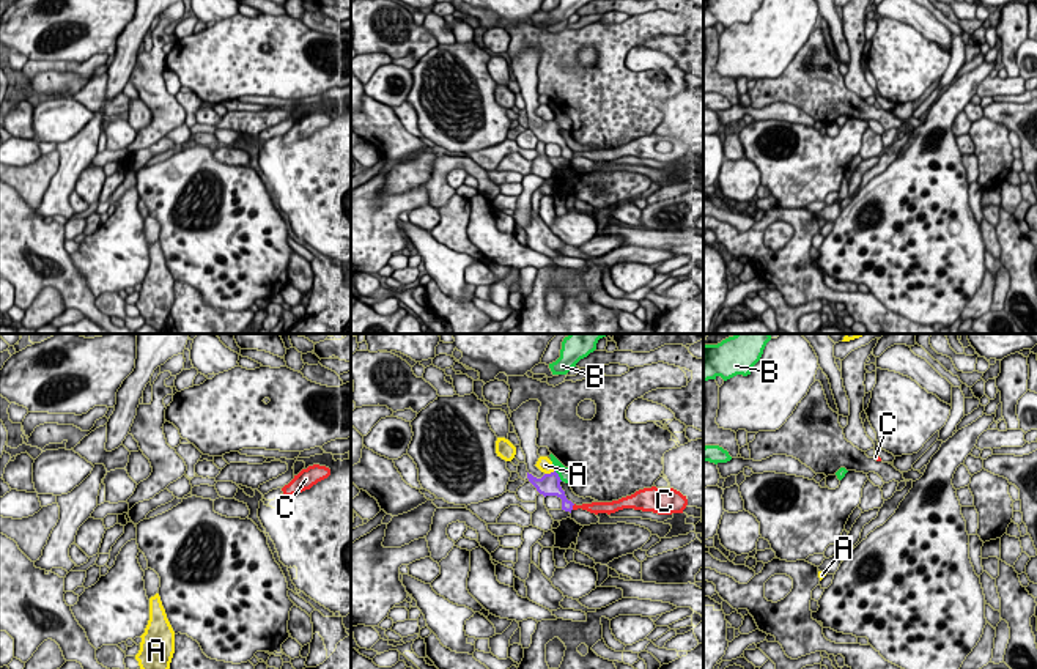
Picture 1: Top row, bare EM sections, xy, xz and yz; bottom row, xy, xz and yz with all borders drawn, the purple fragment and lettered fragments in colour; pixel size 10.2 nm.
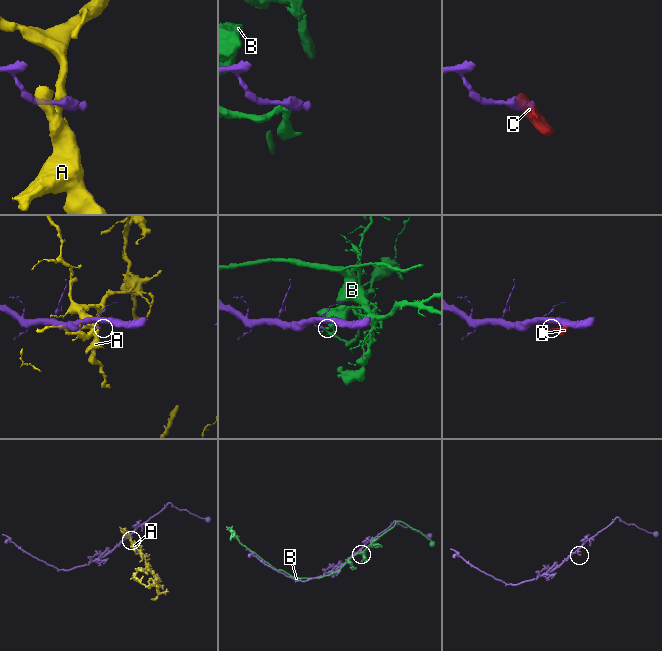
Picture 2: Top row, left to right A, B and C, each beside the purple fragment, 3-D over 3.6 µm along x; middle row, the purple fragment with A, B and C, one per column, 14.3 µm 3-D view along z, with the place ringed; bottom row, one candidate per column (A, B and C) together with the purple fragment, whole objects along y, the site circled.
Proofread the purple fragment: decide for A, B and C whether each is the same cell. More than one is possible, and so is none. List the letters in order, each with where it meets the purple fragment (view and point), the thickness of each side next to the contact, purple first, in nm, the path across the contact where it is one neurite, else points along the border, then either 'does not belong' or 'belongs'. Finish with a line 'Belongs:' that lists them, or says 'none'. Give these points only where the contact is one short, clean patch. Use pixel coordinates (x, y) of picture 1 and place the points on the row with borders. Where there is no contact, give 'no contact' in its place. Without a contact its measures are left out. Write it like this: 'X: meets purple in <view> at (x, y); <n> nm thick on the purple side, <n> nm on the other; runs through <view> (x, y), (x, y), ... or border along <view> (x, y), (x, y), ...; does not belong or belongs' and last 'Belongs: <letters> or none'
A: meets purple in xz at (551, 473); 220 nm thick on the purple side, 160 nm on the other; does not belong
B: meets purple in xz at (557, 476); 220 nm thick on the purple side, 130 nm on the other; border along xz (554, 471), (562, 480); does not belong
C: meets purple in xz at (572, 507); 130 nm thick on the purple side, 130 nm on the other; border along xz (575, 504), (572, 509); does not belong
Belongs: none

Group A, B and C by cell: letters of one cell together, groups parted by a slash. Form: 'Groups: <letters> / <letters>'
Groups: A / B / C

